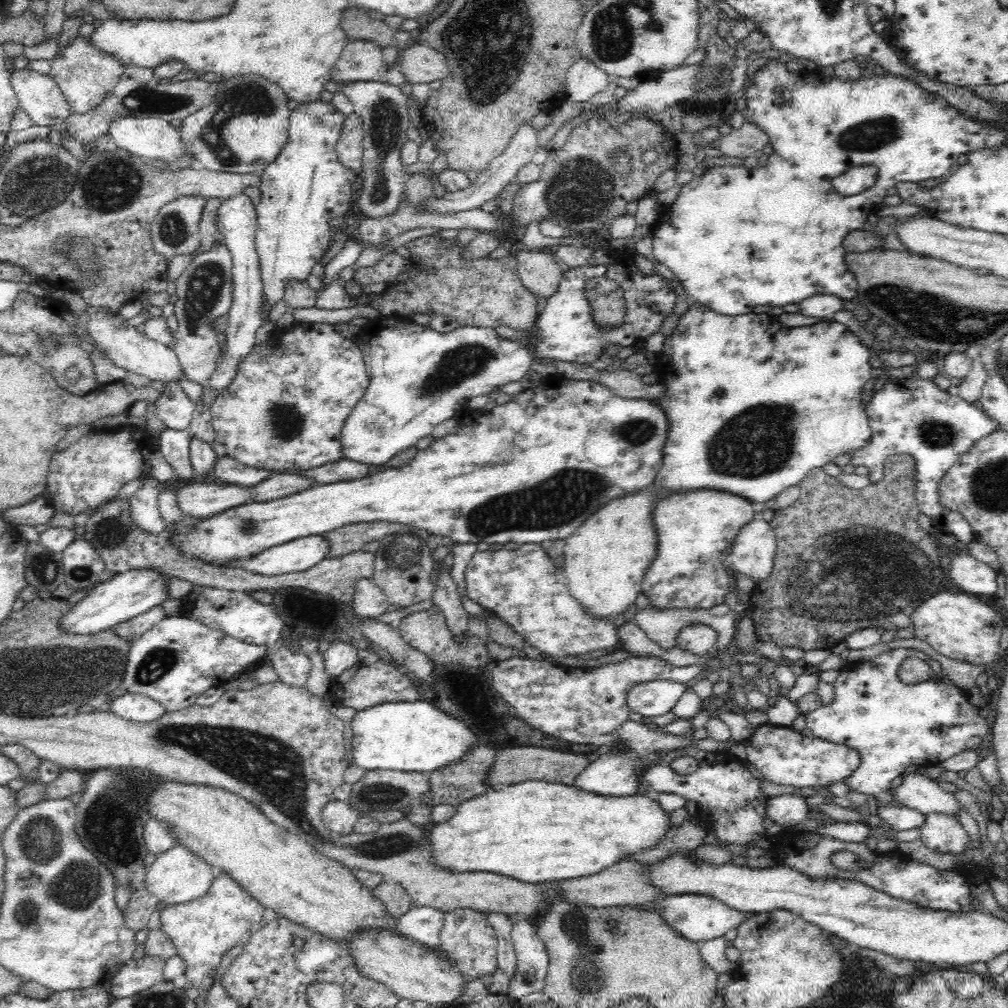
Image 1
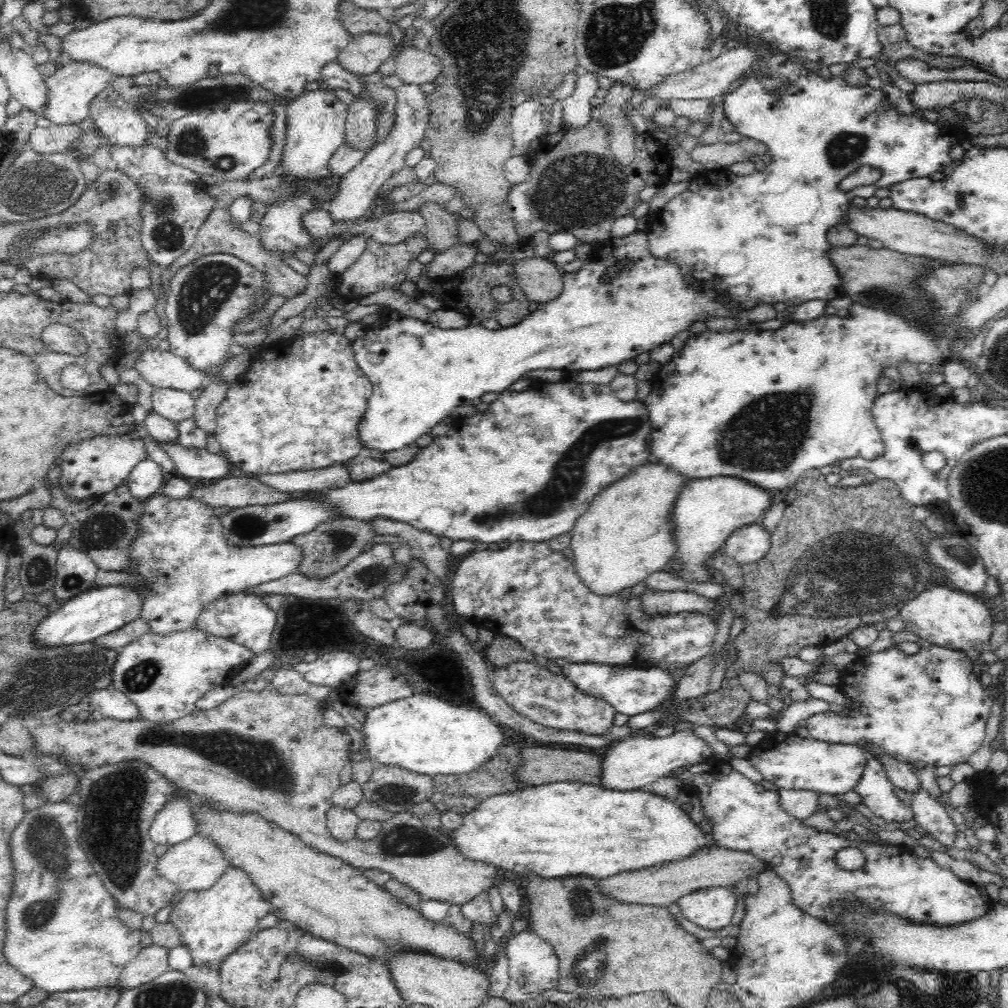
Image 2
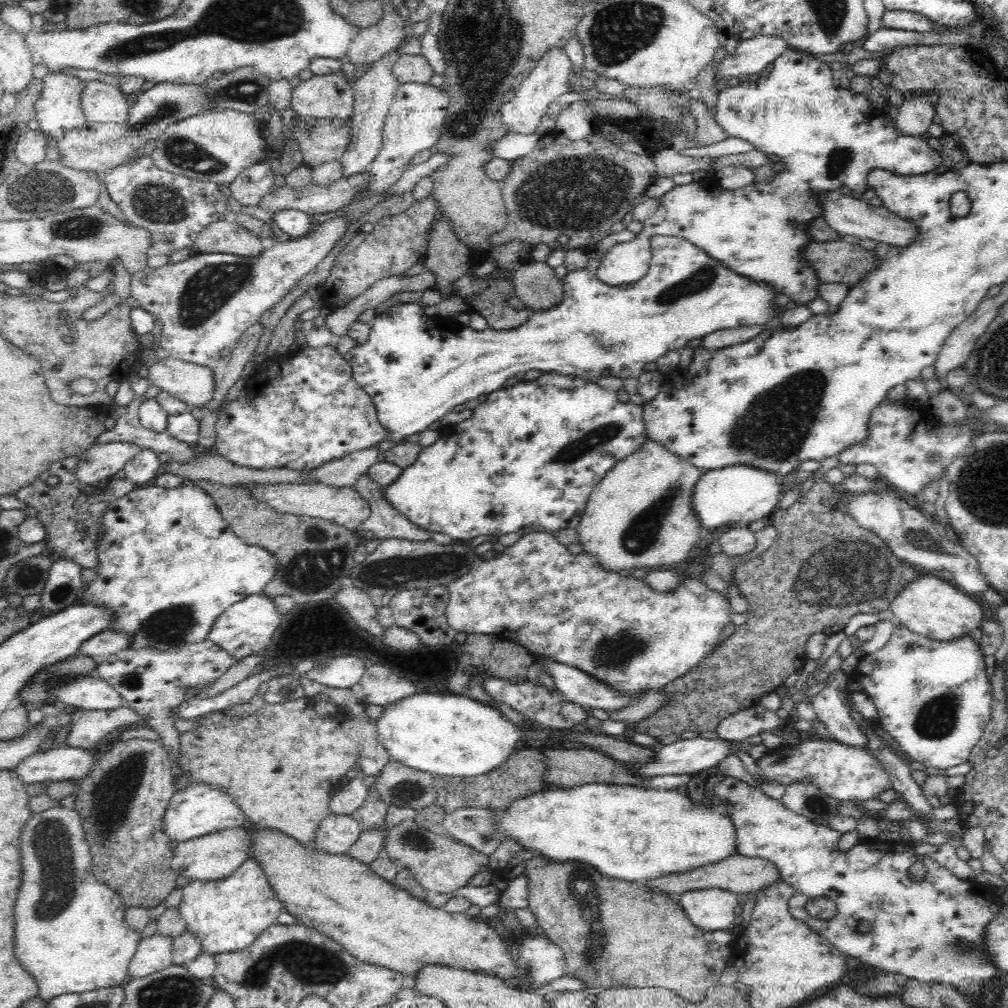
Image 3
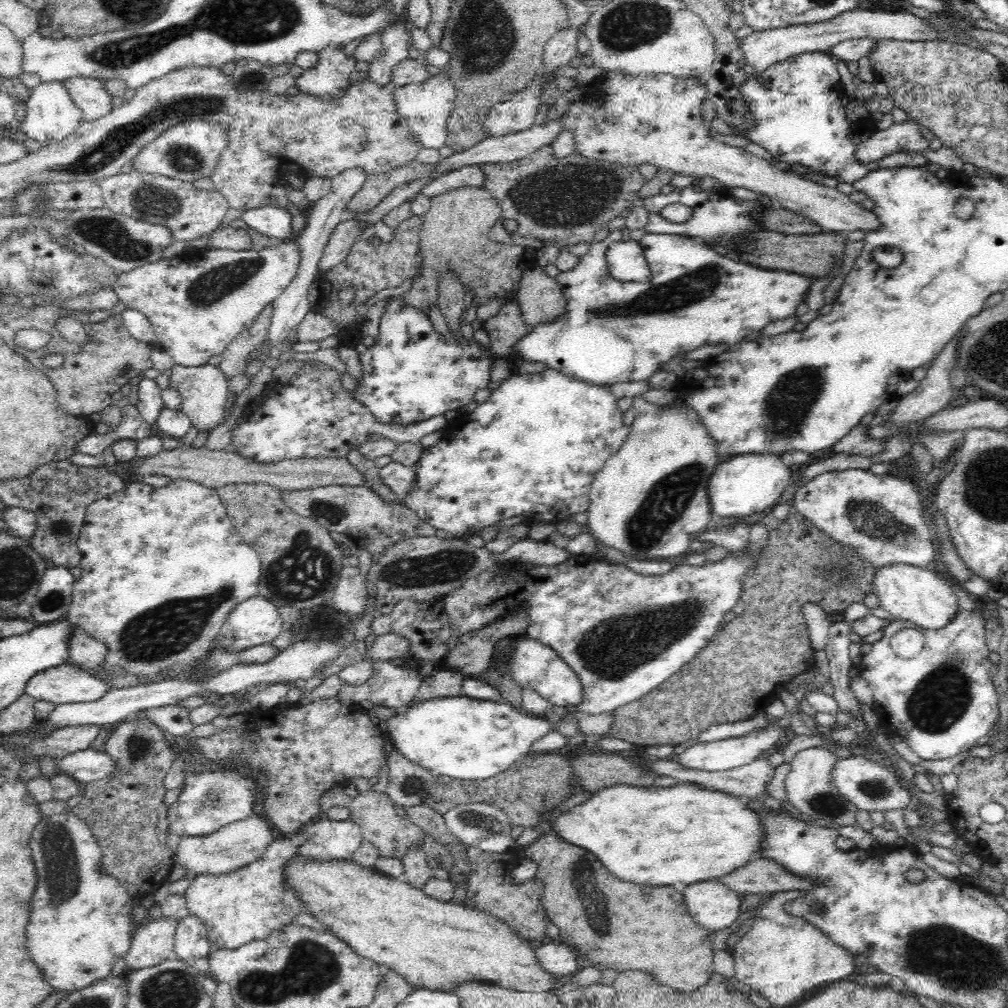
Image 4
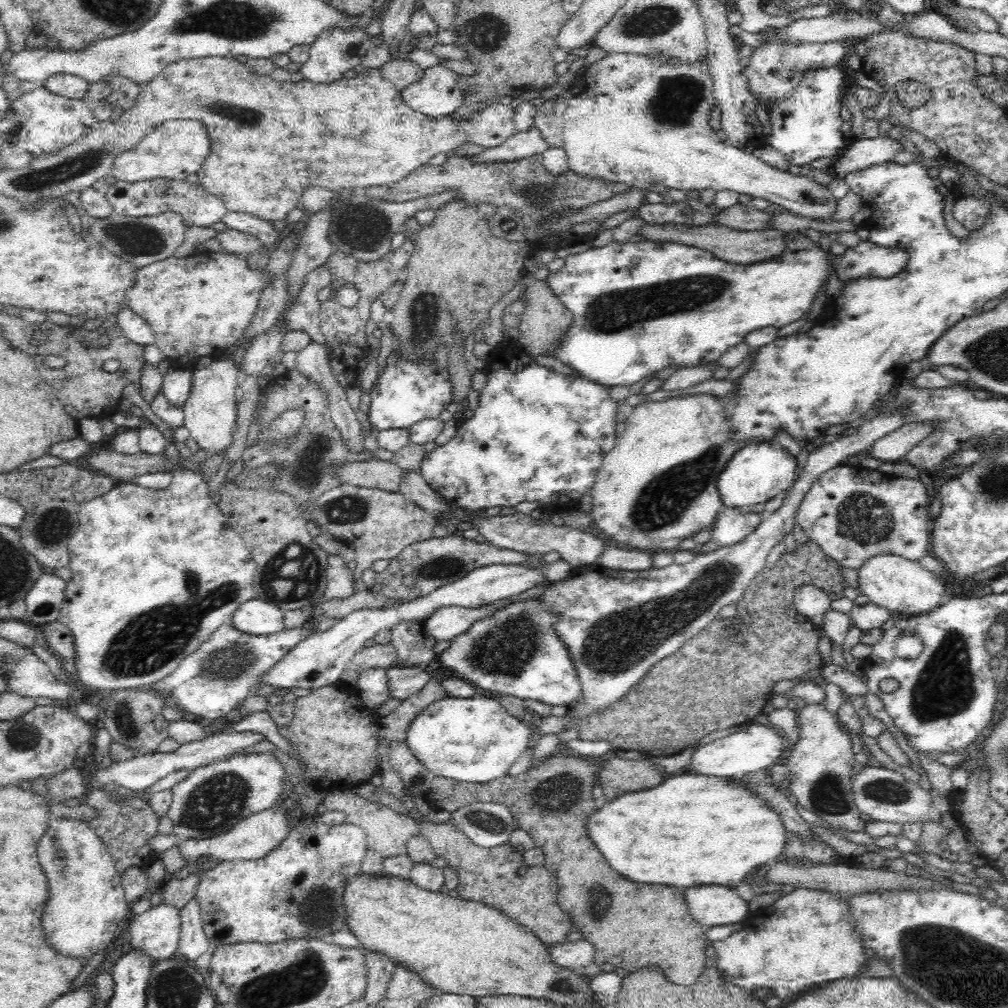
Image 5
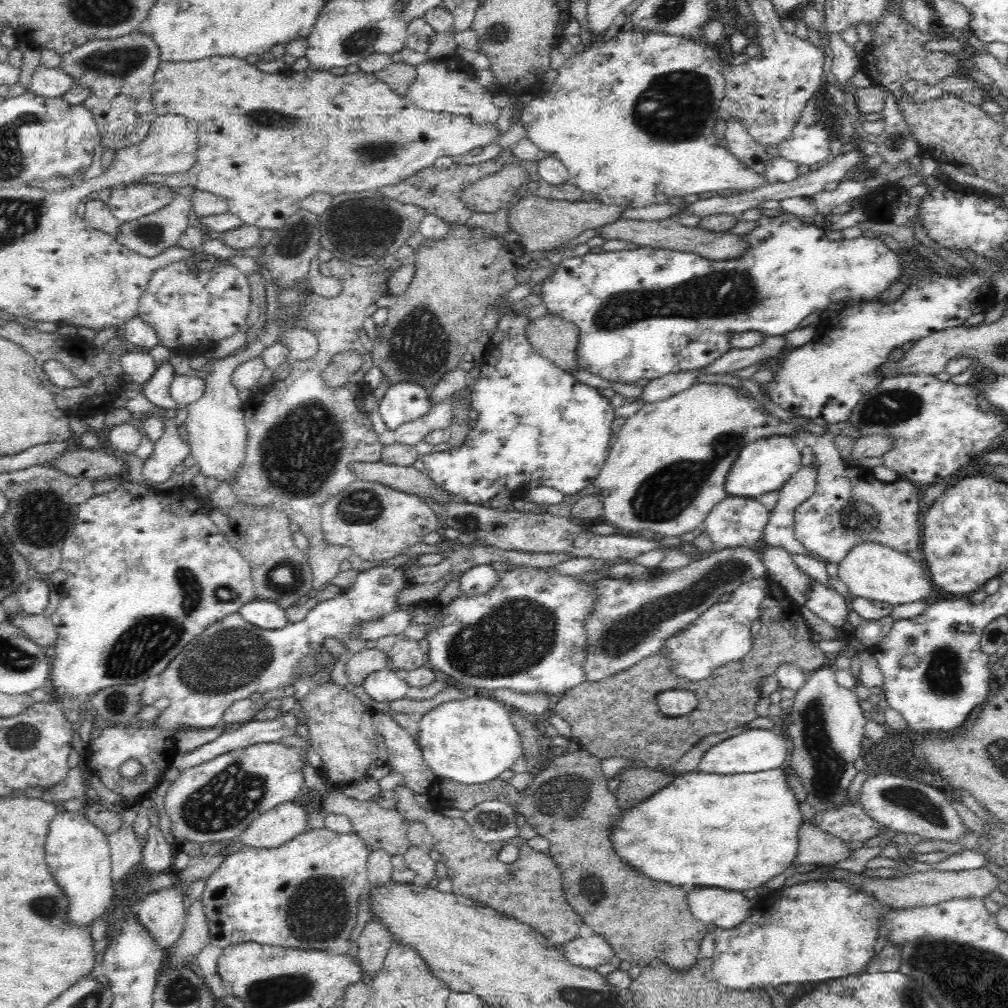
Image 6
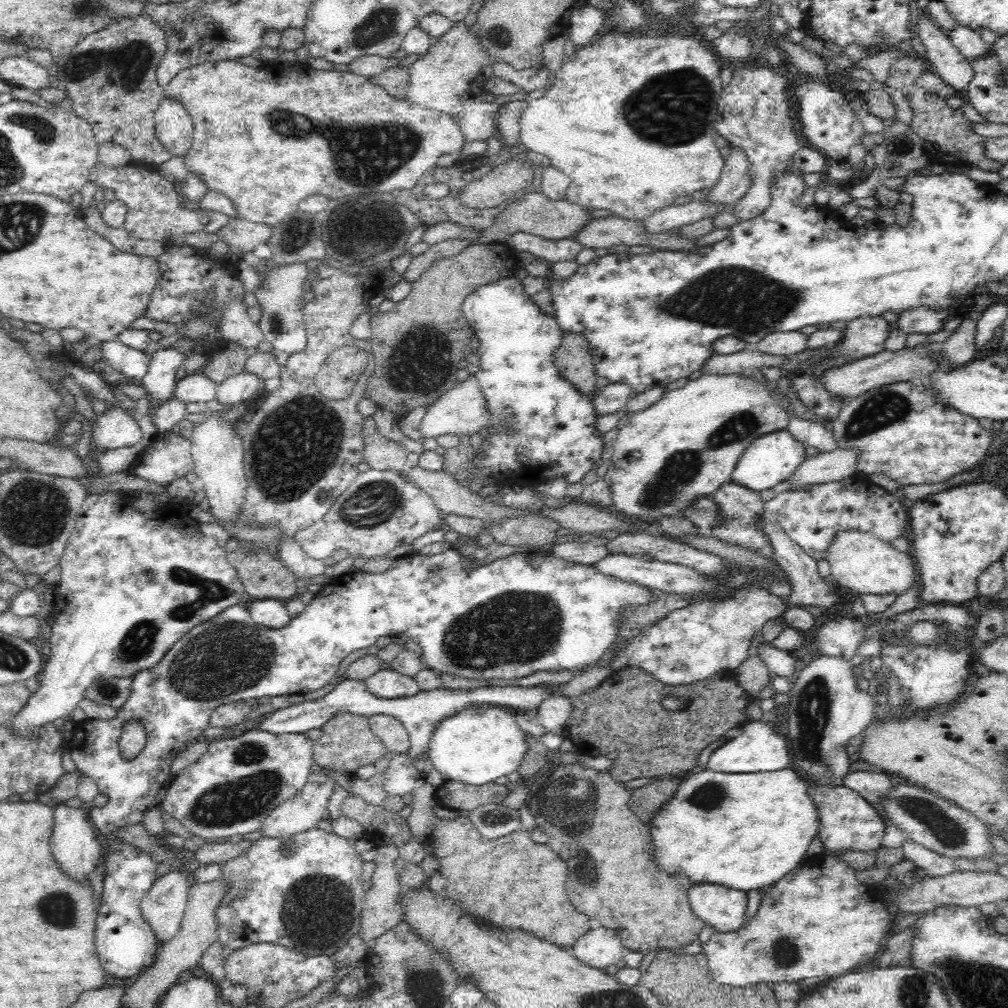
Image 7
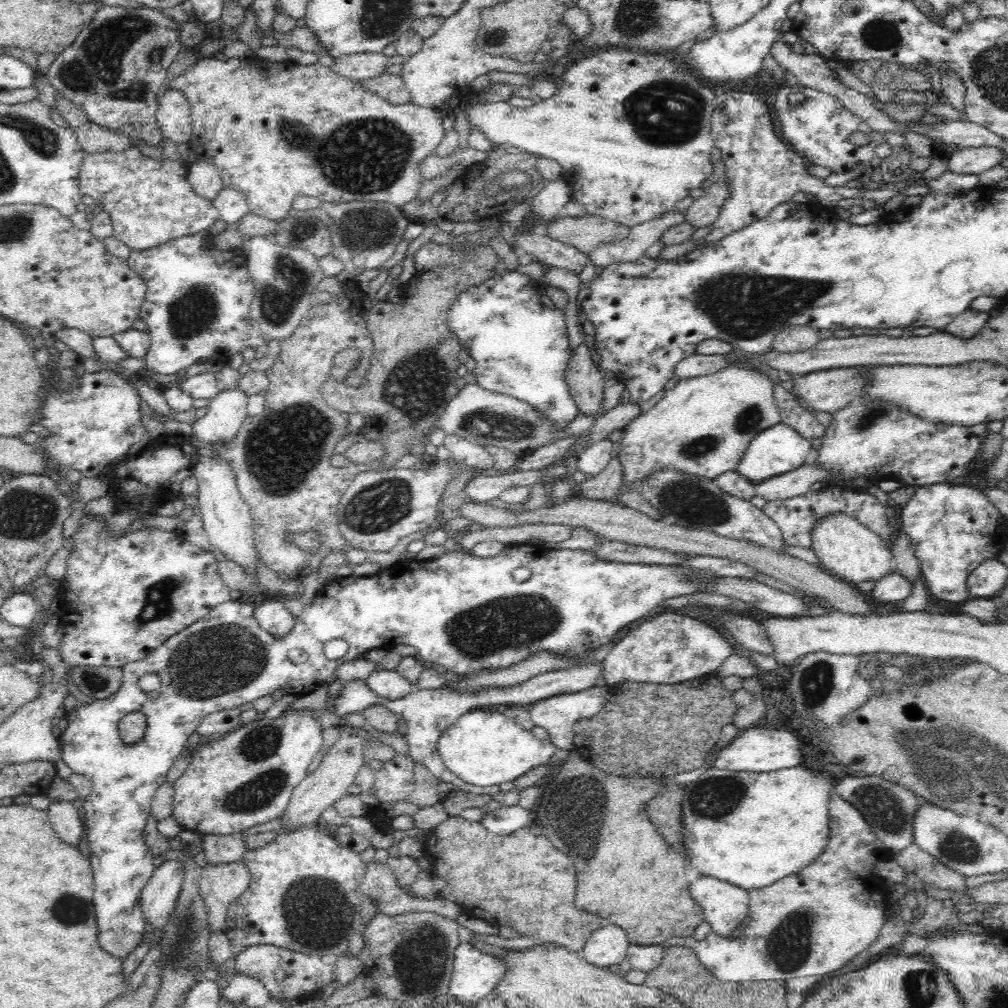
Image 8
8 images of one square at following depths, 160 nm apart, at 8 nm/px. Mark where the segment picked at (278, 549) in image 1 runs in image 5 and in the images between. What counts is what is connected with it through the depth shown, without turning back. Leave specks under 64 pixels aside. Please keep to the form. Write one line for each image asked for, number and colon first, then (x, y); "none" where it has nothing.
2: (180, 551)
3: (168, 566)
4: (162, 568)
5: (153, 572)

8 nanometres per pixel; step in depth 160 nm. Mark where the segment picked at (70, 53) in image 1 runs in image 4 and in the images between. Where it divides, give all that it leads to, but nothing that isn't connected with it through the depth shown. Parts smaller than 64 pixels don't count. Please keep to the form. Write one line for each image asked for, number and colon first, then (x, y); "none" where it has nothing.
2: (69, 90)
3: (58, 109)
4: (51, 115)

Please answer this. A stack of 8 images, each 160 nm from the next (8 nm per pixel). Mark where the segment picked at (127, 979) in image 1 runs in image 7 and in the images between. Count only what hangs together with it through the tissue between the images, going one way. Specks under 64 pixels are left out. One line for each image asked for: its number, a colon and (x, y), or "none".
2: (152, 960)
3: (154, 952)
4: (152, 942)
5: (156, 931)
6: (163, 912)
7: (163, 907)

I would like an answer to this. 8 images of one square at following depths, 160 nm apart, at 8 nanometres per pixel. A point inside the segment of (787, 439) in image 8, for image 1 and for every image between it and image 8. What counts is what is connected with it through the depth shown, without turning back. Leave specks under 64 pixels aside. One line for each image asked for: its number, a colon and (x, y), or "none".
1: (695, 529)
2: (708, 510)
3: (737, 495)
4: (746, 483)
5: (759, 471)
6: (765, 465)
7: (770, 460)

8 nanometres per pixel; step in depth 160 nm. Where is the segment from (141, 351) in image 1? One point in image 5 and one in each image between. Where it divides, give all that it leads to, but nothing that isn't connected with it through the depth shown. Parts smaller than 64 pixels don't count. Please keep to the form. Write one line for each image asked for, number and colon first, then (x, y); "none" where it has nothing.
2: (162, 369)
3: (192, 384)
4: (204, 389)
5: (210, 414)

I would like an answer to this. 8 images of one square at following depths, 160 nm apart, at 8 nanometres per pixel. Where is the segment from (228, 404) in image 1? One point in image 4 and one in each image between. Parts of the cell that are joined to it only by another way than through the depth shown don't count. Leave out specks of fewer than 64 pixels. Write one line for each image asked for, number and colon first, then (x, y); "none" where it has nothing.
2: (298, 407)
3: (299, 411)
4: (311, 416)

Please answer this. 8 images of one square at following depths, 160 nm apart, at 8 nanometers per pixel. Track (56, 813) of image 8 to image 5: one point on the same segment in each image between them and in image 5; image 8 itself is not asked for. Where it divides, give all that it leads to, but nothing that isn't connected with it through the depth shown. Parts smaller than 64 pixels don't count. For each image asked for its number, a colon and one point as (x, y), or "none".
5: (86, 907)
6: (77, 852)
7: (74, 846)

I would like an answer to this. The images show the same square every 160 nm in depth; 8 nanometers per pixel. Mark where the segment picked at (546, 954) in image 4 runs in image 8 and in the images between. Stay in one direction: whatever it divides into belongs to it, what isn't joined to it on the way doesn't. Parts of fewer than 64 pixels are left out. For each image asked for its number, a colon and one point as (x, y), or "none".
5: (574, 955)
6: (591, 952)
7: (600, 947)
8: (608, 945)

